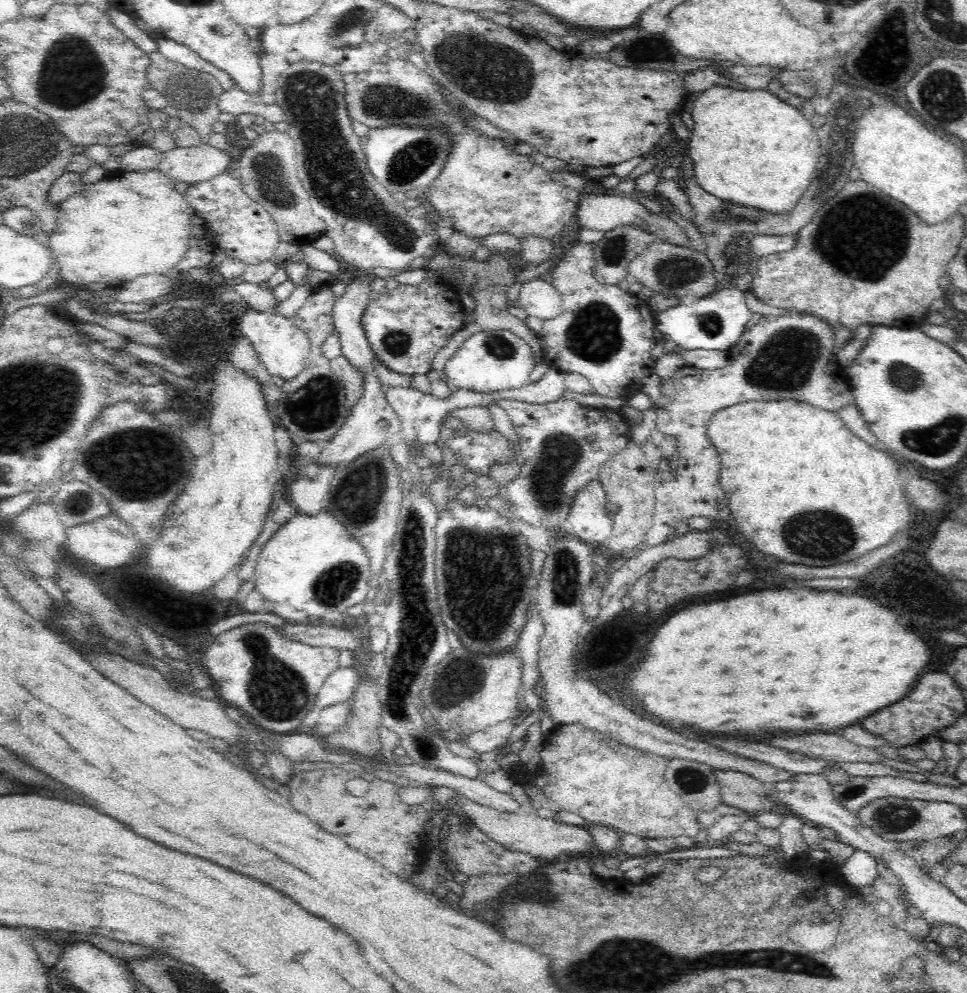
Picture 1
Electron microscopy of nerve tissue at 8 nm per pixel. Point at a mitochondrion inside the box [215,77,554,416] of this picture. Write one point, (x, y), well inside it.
(378, 101)

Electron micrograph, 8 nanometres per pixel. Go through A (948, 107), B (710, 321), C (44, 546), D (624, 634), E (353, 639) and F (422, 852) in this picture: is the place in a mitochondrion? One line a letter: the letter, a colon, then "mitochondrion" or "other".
A: mitochondrion
B: mitochondrion
C: other
D: other
E: other
F: other

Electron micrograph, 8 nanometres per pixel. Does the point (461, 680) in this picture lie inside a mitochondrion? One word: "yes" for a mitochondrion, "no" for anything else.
yes

